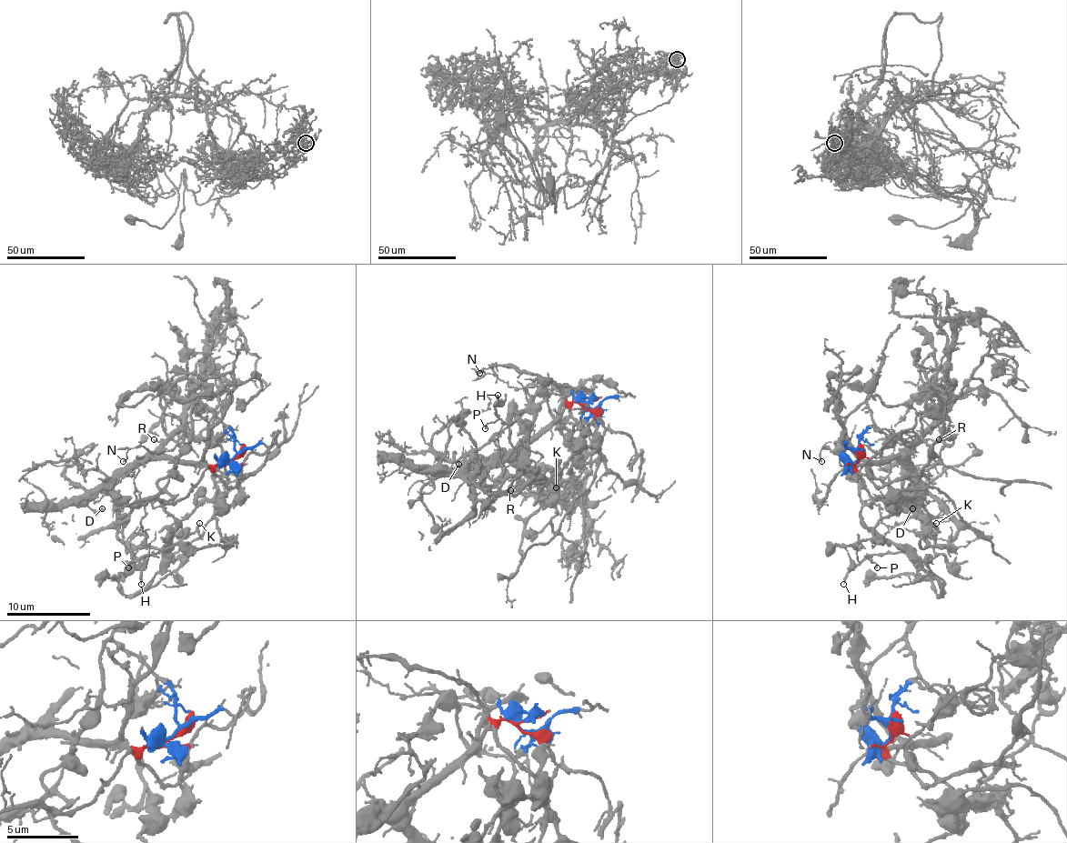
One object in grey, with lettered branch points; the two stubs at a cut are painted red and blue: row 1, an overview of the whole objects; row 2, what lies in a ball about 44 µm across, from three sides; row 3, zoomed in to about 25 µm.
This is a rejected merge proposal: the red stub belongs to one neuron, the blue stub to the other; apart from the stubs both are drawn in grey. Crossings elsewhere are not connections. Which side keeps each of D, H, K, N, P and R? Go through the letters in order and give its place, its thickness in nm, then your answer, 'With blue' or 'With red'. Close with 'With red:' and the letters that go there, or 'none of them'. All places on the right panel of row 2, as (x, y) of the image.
D: Place: (912, 508). Thickness 120 nm. With red
H: Place: (843, 584). Thickness 180 nm. With blue
K: Place: (936, 523). Thickness 140 nm. With red
N: Place: (821, 461). Thickness 130 nm. With blue
P: Place: (877, 567). Thickness 130 nm. With blue
R: Place: (939, 439). Thickness 120 nm. With red
With red: D, K, R

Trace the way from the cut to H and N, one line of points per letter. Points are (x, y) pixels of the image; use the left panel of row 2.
H: (236, 456), (234, 437), (196, 404), (190, 447), (157, 483), (177, 523), (172, 543), (138, 567), (140, 583)
N: (236, 456), (234, 437), (196, 404), (190, 416), (193, 431), (172, 449), (132, 447), (124, 462)

